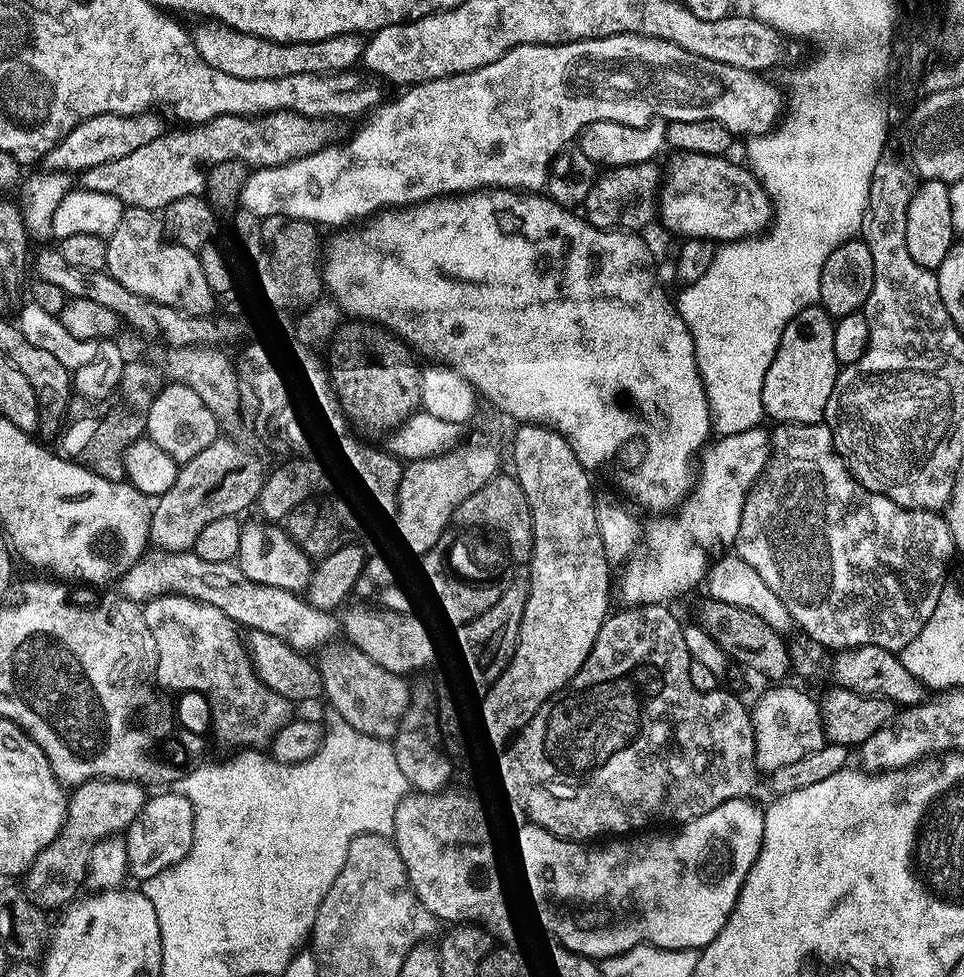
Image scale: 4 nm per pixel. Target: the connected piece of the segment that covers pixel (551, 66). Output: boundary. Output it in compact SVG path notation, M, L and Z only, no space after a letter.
M624 32L621 36L603 36L597 40L571 40L568 44L523 44L482 66L478 70L463 72L457 76L447 76L437 80L427 80L424 84L413 84L401 94L397 100L389 99L379 105L371 113L370 119L356 134L349 144L340 144L337 148L325 146L306 158L291 160L289 164L274 166L273 168L258 168L249 175L242 194L240 204L246 210L258 214L262 218L280 216L290 220L308 220L311 224L344 224L347 220L359 221L361 218L371 217L377 212L394 210L399 206L420 204L423 200L432 200L438 196L473 192L482 188L510 188L513 190L540 190L548 183L552 159L579 137L580 131L590 122L609 120L622 122L626 126L640 128L650 120L657 118L667 122L681 120L694 122L696 116L696 57L690 50L682 50L682 46L674 46L674 42L666 42L662 38L649 36L635 36Z

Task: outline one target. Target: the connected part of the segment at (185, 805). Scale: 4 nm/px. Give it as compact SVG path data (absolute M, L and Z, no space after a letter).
M158 792L155 794L158 795L154 797L151 795L148 799L145 799L141 812L124 832L127 846L126 872L131 879L132 877L138 879L138 882L154 877L156 873L169 868L170 865L176 865L189 852L190 842L192 841L192 803L185 796L178 795L175 792Z

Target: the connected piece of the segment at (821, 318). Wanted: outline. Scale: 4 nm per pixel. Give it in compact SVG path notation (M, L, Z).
M819 303L803 308L790 318L782 330L774 362L770 362L770 370L766 370L766 382L762 382L762 406L769 421L818 424L825 419L838 371L834 358L835 329L833 317Z

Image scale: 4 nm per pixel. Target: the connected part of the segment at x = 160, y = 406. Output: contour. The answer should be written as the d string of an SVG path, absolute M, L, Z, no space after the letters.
M168 382L156 394L153 405L150 406L147 439L154 443L177 465L182 465L194 454L202 454L206 446L210 446L218 439L218 421L204 403L192 390L184 384Z

